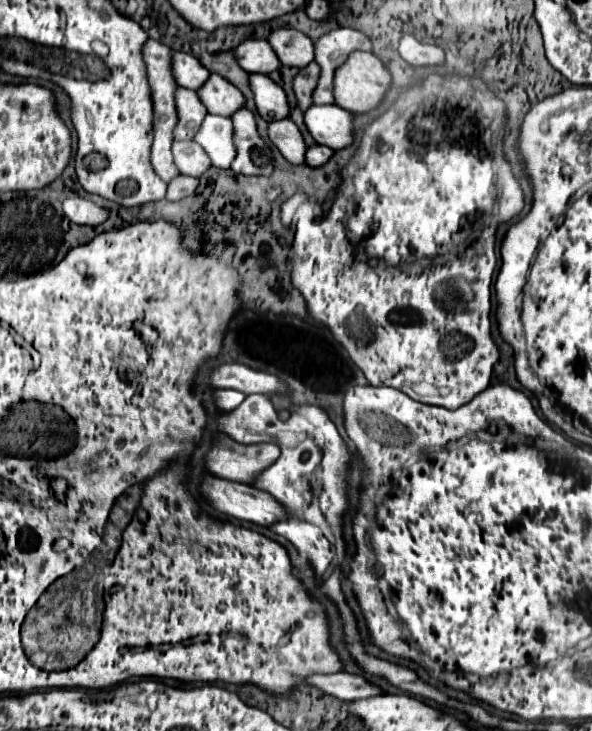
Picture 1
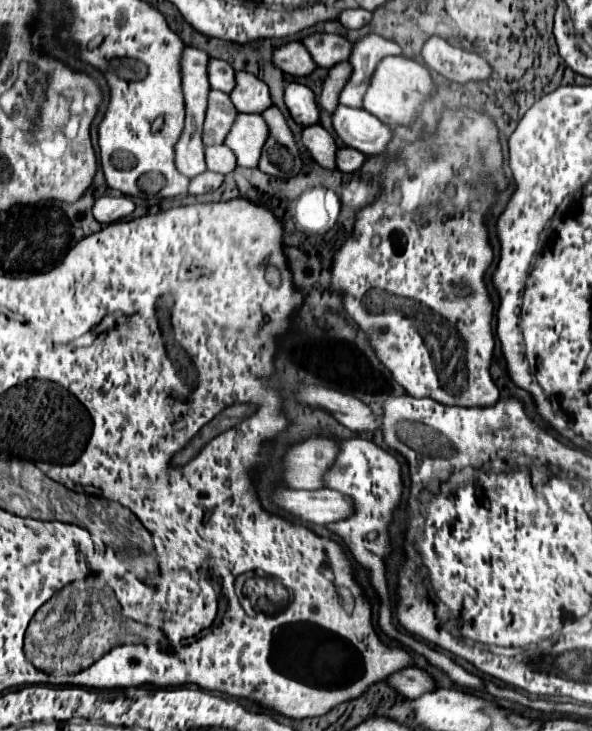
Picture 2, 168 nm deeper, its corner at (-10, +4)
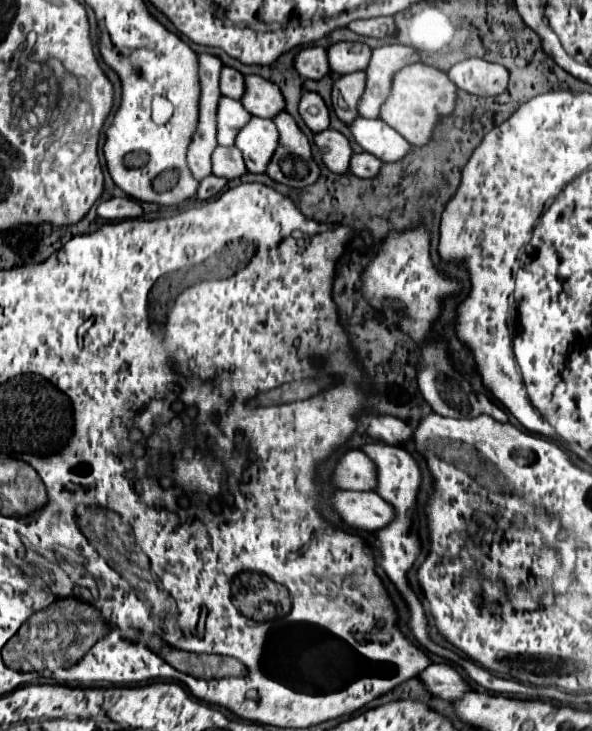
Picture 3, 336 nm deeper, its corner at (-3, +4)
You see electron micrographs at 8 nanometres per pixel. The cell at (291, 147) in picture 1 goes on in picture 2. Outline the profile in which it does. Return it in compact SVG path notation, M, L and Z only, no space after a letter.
M318 123L316 125L308 125L308 127L302 127L302 145L308 149L308 153L312 155L312 159L326 167L326 169L334 169L334 153L336 153L336 141L332 139L332 135L320 127Z

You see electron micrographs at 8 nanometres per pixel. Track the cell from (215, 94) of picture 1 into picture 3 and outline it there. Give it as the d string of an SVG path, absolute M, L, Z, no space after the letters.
M247 75L245 85L247 85L247 89L245 89L241 103L251 115L263 117L263 119L273 119L275 115L285 111L283 93L275 83L267 81L259 75Z

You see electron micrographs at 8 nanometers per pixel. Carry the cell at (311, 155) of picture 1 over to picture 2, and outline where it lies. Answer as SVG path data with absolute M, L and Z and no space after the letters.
M340 147L336 151L336 167L340 171L346 171L346 173L354 173L362 167L366 155L356 151L356 149L350 149L350 147Z

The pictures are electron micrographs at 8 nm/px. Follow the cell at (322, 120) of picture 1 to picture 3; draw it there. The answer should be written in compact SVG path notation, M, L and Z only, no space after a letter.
M359 117L349 127L355 135L355 141L383 163L401 161L411 151L411 145L381 119Z

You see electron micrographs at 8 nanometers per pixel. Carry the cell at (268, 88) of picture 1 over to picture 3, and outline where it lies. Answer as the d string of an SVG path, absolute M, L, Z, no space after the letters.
M305 91L303 97L301 97L301 103L299 103L299 113L301 113L301 117L307 123L307 127L313 133L319 133L319 131L329 129L329 123L331 123L329 109L327 109L325 101L321 99L321 95L311 93L311 91Z

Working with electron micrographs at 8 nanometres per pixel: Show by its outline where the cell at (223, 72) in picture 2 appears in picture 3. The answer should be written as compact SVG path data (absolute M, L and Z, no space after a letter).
M225 67L221 73L221 93L239 101L239 97L245 93L245 77L237 69Z

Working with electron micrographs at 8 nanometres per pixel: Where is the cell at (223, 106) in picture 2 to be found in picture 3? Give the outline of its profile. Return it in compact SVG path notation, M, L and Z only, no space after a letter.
M223 97L219 101L219 145L231 147L235 143L237 133L249 123L251 113L247 109L229 97Z

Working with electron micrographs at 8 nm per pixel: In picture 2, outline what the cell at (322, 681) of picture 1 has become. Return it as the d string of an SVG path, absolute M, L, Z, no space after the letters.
M406 667L400 669L396 673L392 673L390 677L386 677L384 681L388 687L392 687L394 691L398 691L400 695L414 699L420 697L426 691L434 689L434 681L430 679L430 675L426 671L420 671L416 667Z

